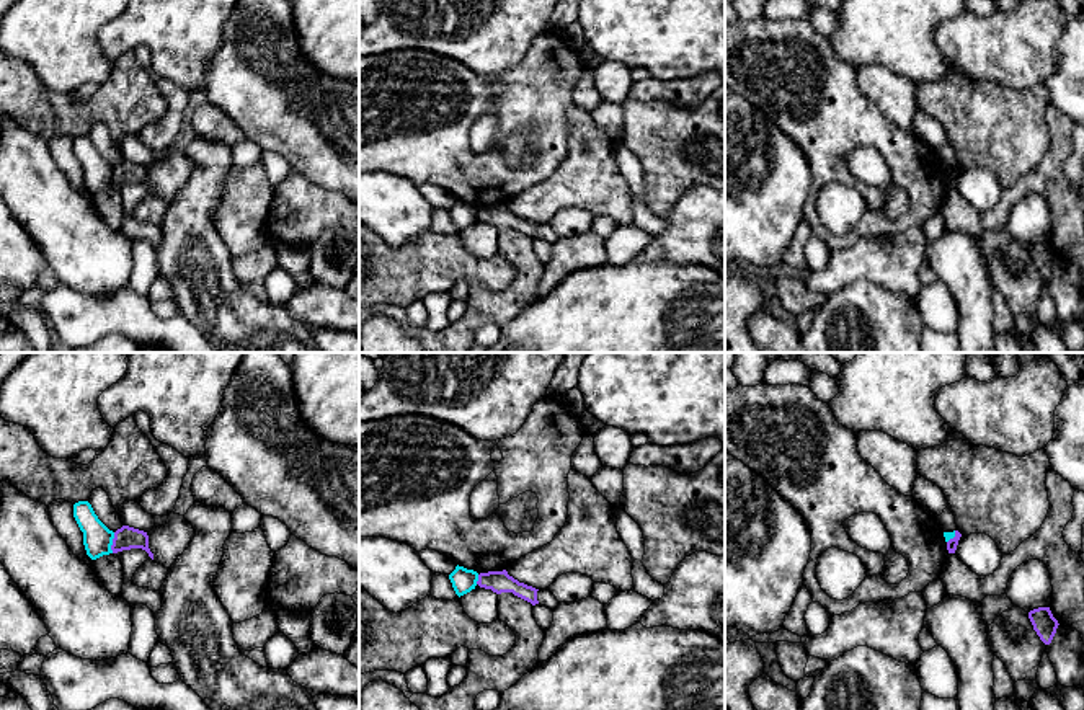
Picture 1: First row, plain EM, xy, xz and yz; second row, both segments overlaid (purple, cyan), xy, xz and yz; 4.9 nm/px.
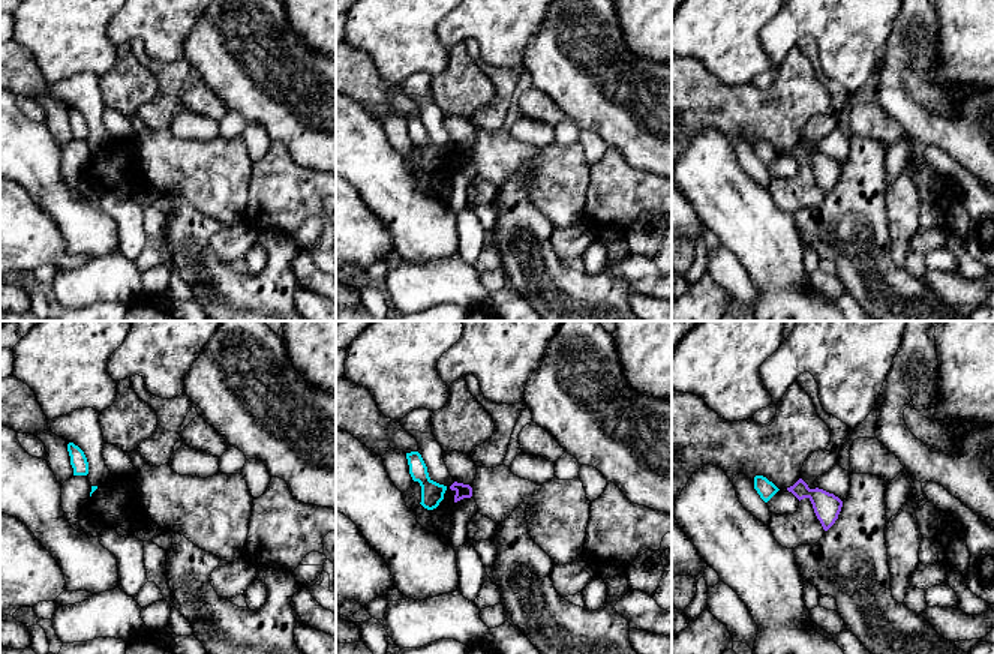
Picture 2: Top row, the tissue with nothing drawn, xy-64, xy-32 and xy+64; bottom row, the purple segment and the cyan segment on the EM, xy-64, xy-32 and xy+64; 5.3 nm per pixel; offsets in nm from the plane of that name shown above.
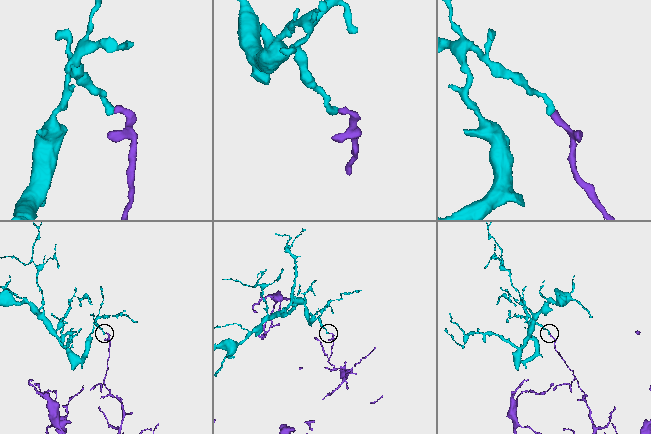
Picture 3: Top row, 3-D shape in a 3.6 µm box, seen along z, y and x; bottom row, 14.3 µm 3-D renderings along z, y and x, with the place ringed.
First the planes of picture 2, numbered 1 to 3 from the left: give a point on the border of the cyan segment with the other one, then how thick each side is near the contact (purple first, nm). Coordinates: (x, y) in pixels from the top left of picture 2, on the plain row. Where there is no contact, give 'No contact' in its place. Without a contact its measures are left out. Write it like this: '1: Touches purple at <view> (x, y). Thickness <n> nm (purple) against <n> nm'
1: No contact
2: No contact
3: No contact

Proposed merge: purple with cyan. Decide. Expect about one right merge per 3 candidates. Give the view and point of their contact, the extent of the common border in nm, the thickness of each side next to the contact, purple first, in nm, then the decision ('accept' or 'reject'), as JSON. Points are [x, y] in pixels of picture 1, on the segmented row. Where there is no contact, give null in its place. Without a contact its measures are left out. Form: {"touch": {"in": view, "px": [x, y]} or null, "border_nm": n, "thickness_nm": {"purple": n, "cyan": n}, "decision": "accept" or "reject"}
{"touch": {"in": "xy", "px": [113, 542]}, "border_nm": 110, "thickness_nm": {"purple": 120, "cyan": 140}, "decision": "reject"}

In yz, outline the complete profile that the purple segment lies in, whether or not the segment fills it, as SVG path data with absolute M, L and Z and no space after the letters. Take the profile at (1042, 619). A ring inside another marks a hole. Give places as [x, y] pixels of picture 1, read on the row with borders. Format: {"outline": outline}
{"outline": "M1038 607L1030 610L1028 619L1040 640L1045 645L1050 645L1060 625L1058 620L1053 617L1050 607Z"}

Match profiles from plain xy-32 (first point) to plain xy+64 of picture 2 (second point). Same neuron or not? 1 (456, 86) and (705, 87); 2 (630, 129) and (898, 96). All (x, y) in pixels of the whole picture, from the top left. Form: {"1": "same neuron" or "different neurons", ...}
{"1": "same neuron", "2": "same neuron"}

